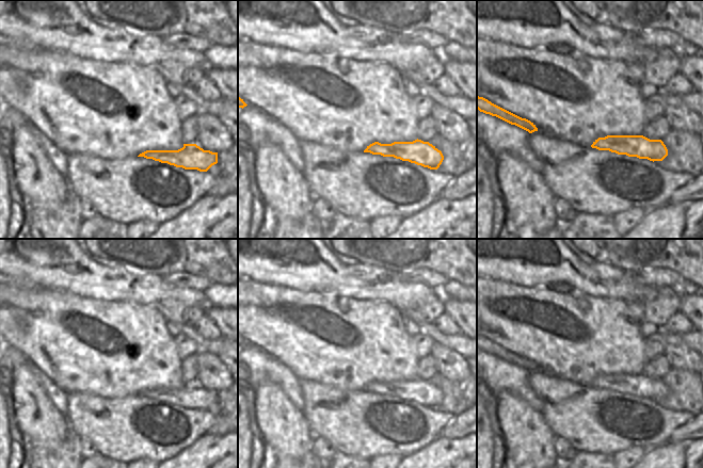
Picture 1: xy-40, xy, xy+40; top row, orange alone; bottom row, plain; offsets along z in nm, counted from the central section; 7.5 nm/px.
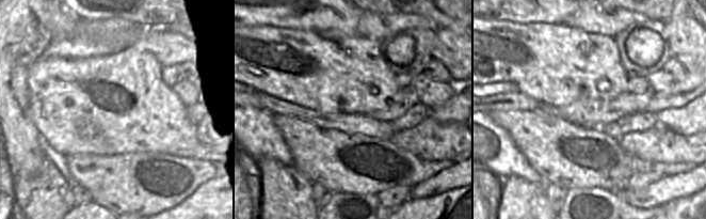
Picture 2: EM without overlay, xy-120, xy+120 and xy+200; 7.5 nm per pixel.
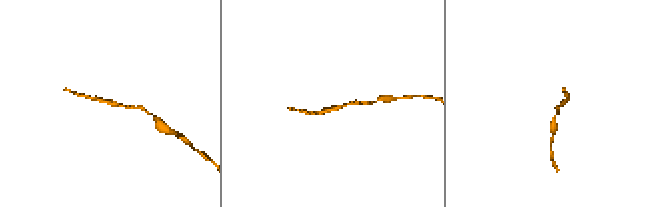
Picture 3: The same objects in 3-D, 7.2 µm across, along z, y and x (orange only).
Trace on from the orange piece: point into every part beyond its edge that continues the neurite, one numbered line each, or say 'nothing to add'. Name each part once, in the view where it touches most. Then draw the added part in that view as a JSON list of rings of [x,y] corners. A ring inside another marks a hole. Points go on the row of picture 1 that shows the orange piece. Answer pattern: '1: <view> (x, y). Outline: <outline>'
nothing to add.

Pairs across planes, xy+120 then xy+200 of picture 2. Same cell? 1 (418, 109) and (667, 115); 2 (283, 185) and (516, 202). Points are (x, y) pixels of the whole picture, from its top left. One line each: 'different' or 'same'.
1: different
2: same

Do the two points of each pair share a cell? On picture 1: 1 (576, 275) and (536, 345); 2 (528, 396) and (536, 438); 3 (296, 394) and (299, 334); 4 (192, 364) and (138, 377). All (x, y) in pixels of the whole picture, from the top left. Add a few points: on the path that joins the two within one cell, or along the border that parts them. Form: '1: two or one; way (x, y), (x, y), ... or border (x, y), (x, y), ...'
1: two; border (574, 290), (598, 296)
2: two; border (509, 391), (541, 413)
3: two; border (278, 361), (299, 380)
4: two; border (180, 359), (180, 376), (184, 382)

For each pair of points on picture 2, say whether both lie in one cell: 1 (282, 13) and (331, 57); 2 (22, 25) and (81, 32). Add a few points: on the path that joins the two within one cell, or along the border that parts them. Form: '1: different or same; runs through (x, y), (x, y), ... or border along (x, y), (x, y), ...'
1: different; border along (275, 26), (317, 31)
2: different; border along (55, 11), (51, 15), (51, 33), (53, 36)

